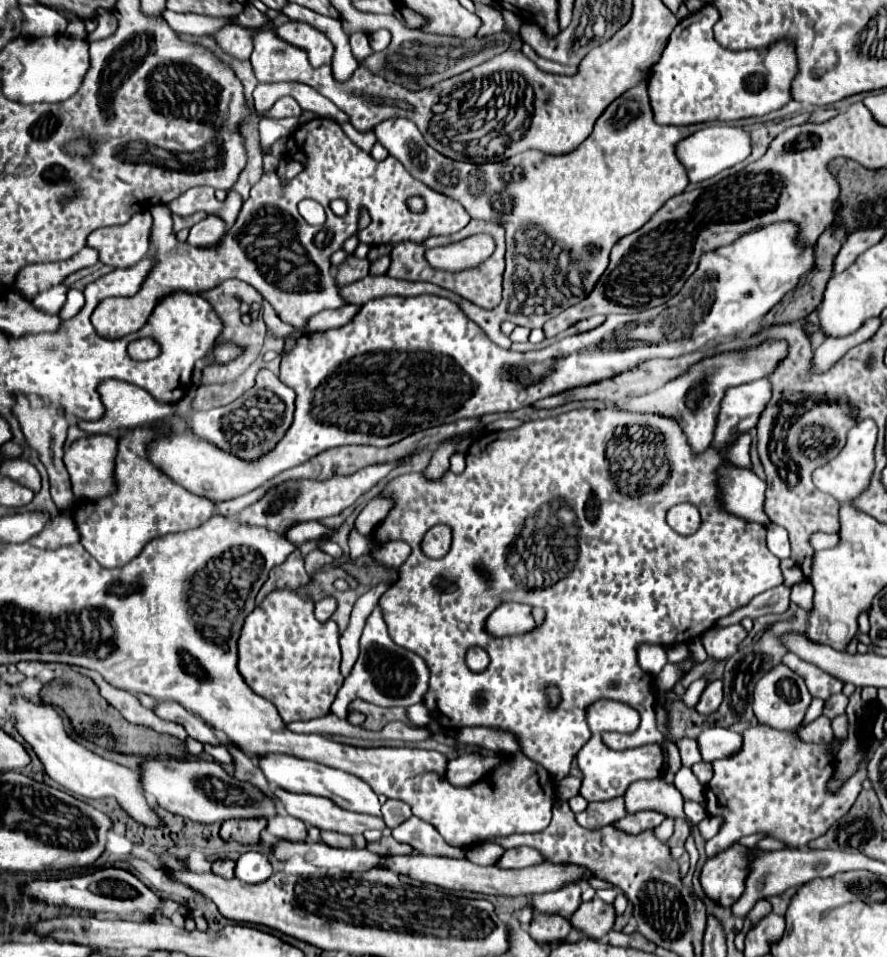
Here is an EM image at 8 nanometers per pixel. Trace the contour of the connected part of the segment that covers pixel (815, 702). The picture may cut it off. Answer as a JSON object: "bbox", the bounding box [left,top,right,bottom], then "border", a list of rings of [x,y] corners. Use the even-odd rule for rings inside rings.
{"bbox":[802,697,824,725],"border":[[[814,697],[814,699],[812,699],[812,703],[810,703],[810,709],[806,711],[806,717],[804,717],[802,725],[806,725],[806,723],[814,721],[816,717],[820,717],[820,715],[822,715],[822,707],[824,707],[824,701],[822,701],[822,699],[818,699],[818,697]]]}

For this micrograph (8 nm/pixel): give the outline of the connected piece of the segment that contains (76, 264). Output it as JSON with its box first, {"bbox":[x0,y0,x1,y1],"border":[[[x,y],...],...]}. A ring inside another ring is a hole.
{"bbox":[14,247,100,299],"border":[[[84,247],[80,253],[76,253],[74,257],[66,259],[66,261],[58,261],[58,263],[34,263],[34,265],[26,265],[26,269],[22,269],[14,281],[14,287],[26,295],[26,299],[32,299],[36,293],[40,293],[42,289],[62,283],[70,273],[94,265],[94,261],[100,259],[98,249],[92,247]]]}

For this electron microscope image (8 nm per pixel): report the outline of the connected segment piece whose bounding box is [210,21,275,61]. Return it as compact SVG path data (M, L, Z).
M273 22L263 24L258 28L240 27L238 23L226 23L210 37L216 41L216 45L230 57L238 61L248 61L248 55L252 53L252 37L258 29L275 28Z

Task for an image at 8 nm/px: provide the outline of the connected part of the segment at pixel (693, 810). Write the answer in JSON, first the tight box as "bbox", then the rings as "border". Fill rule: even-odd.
{"bbox":[684,801,706,825],"border":[[[684,801],[684,815],[694,823],[698,825],[704,817],[706,817],[706,811],[700,803],[694,803],[694,801]]]}

